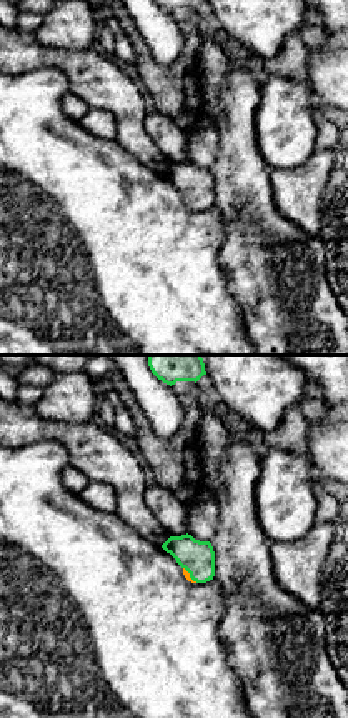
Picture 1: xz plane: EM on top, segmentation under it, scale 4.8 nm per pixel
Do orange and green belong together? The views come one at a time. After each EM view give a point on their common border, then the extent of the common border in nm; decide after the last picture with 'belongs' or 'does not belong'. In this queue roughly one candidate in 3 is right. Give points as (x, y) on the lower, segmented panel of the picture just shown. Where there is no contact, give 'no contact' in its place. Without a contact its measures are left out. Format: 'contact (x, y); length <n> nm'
contact (188, 575); length 100 nm

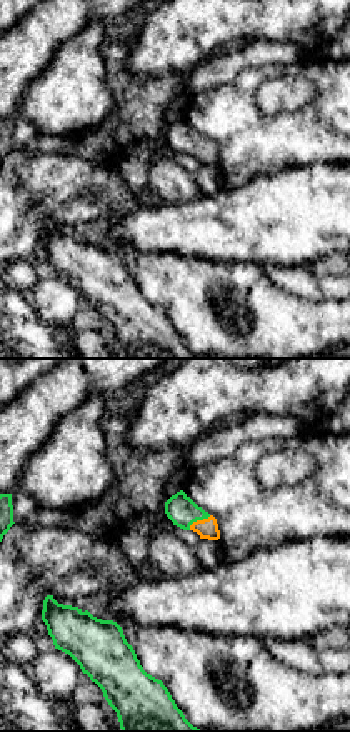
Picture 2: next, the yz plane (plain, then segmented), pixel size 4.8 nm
contact (199, 521); length 130 nm

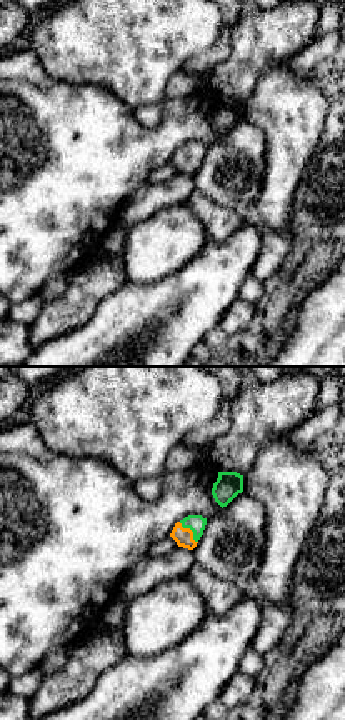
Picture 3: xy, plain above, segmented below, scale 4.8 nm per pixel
contact (190, 530); length 140 nm

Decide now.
belongs

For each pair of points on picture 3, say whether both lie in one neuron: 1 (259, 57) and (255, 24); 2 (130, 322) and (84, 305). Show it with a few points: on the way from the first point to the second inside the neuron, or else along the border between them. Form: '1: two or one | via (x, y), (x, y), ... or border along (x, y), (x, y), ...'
1: one | via (257, 49), (255, 32)
2: two | border along (122, 282), (80, 325), (64, 334)

